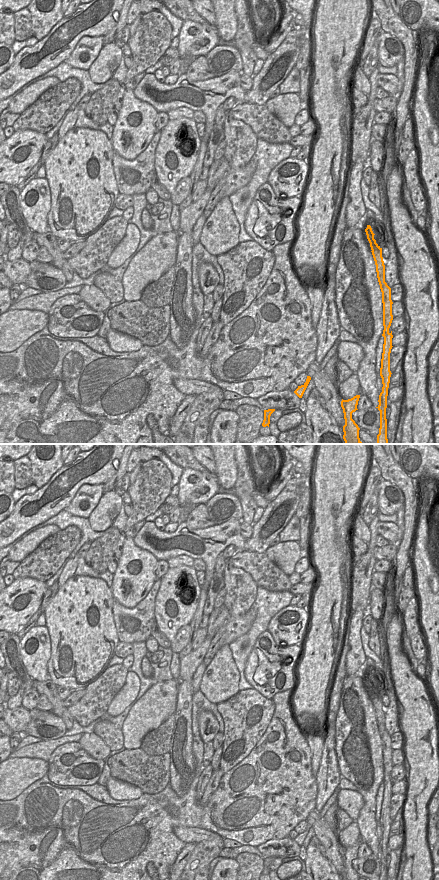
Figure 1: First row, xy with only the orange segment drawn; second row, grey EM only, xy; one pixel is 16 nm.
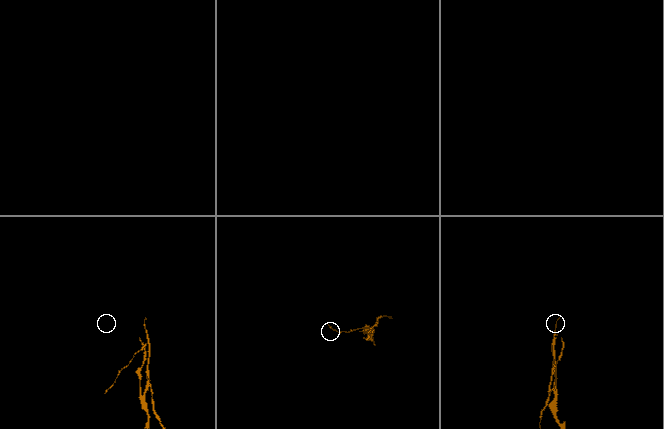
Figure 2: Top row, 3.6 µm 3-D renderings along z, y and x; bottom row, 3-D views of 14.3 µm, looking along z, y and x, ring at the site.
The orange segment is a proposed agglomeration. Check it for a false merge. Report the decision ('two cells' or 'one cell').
two cells

